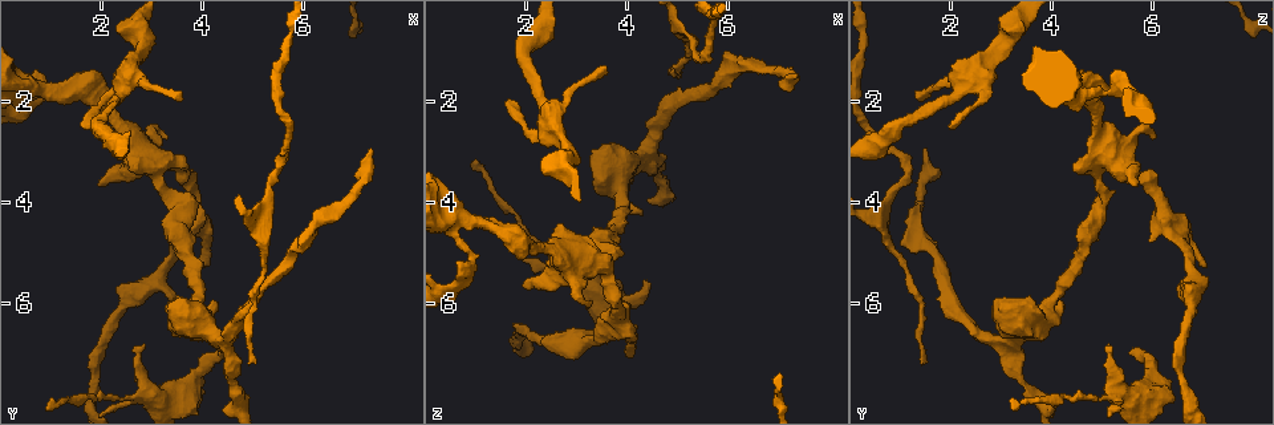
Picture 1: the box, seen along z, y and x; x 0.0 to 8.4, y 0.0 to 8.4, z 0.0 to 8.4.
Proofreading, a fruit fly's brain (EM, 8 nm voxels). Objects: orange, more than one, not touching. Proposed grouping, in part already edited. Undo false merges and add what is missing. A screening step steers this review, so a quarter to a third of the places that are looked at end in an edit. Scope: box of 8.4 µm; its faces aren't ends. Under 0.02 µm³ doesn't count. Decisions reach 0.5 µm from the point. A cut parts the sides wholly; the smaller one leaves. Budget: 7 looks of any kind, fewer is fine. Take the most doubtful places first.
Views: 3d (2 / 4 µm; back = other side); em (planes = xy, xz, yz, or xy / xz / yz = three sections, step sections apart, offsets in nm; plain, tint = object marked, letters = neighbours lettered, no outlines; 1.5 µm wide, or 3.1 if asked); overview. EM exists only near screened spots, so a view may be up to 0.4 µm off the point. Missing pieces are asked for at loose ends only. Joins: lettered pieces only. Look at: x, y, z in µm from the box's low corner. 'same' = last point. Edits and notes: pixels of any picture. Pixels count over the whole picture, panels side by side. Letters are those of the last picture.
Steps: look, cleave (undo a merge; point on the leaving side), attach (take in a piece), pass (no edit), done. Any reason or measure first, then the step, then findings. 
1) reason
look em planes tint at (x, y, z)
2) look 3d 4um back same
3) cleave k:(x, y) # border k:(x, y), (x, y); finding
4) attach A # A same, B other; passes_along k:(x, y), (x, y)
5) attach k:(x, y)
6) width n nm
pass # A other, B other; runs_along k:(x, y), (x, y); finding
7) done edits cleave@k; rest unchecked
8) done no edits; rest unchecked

branch stops here
look em planes letters at (4.30, 6.95, 5.50)

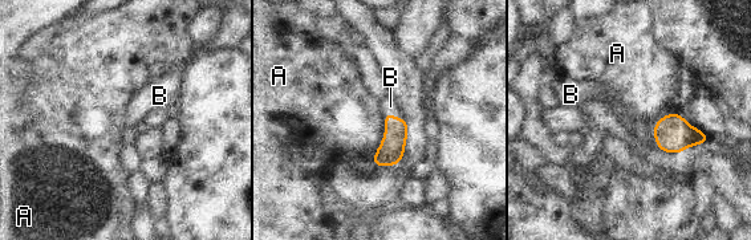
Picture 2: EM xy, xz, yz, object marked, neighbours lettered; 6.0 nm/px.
attach B # A other, B same; passes_along 2:(392, 149), (394, 116), (390, 106); the neuron continues

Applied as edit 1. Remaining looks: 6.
look overview

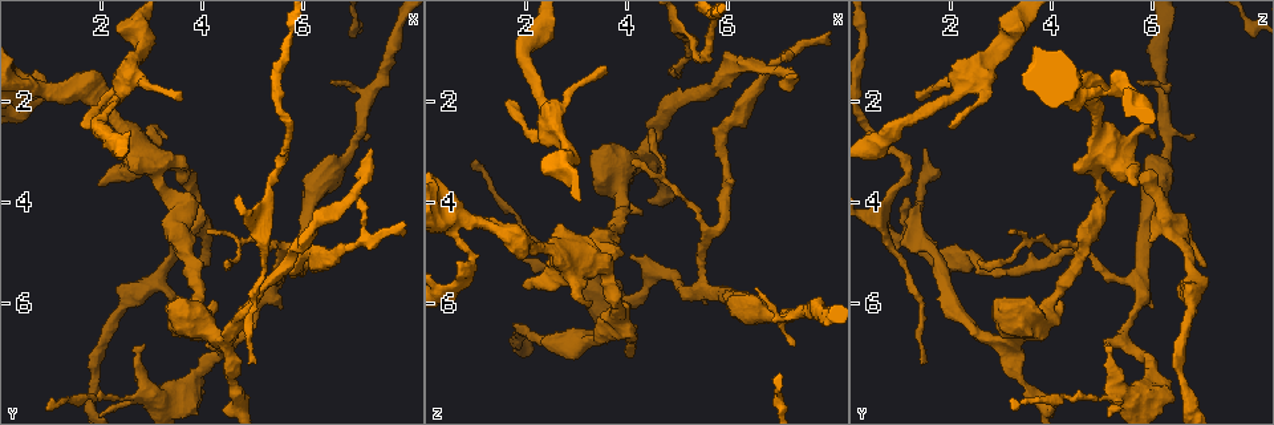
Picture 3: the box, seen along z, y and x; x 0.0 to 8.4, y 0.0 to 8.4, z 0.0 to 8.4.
tapers out
look 3d 4um at (5.05, 7.15, 1.50)

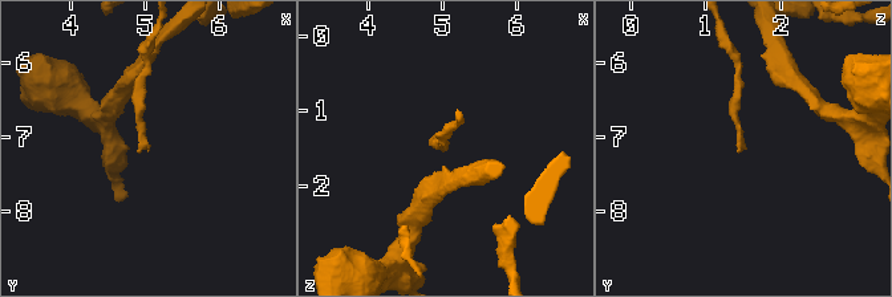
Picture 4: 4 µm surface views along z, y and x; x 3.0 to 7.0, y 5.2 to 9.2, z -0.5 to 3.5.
look em xy step 4 tint at (5.05, 7.20, 1.45)

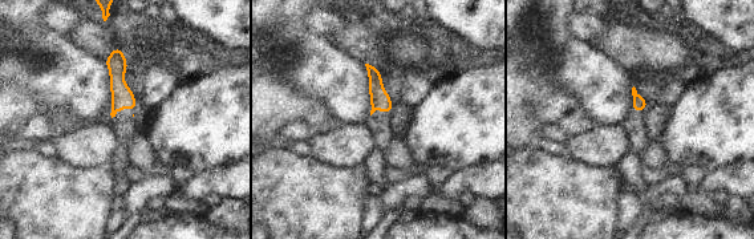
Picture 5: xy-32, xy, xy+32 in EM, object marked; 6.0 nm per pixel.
look em planes letters same

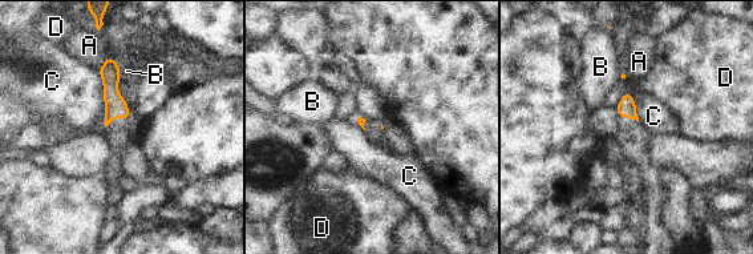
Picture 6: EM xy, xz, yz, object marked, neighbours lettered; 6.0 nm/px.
pass # A other, B other, C other, D other; border 6:(97, 69), (102, 80), (105, 126); no lettered piece goes on from it

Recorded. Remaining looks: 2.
thin neck
look 3d 2um at (4.60, 7.55, 3.50)

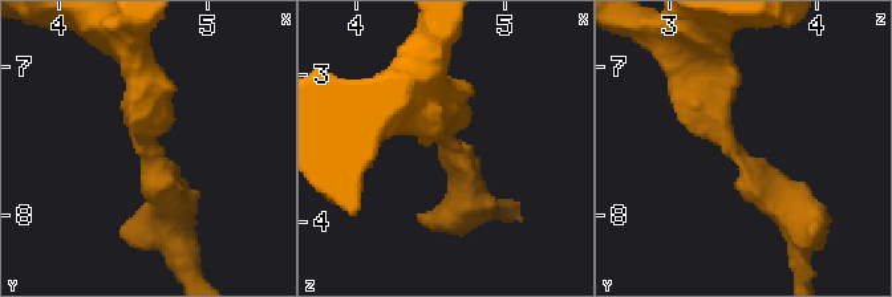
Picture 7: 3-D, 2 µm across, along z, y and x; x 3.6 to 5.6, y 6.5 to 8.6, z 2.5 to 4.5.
shape alone is not enough
look em planes letters at (4.64, 7.62, 3.48)

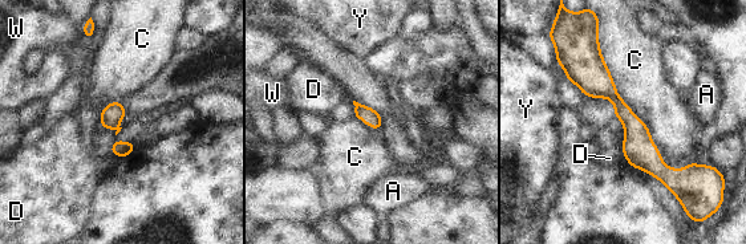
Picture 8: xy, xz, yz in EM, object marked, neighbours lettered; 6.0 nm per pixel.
pass # A other, C other, D other, W other, Y other; border 8:(596, 32), (617, 96), (684, 169); one neuron here

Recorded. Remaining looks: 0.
done edits attach@2; rest unchecked

